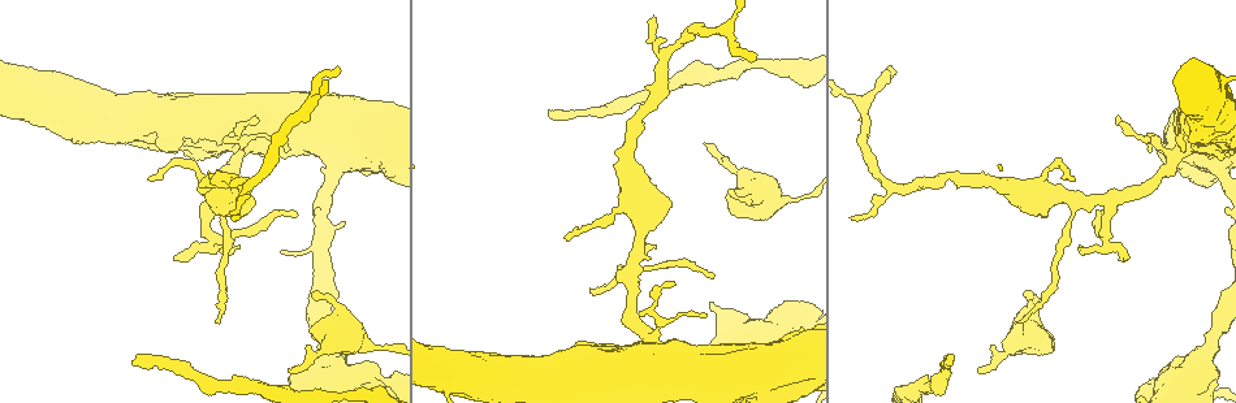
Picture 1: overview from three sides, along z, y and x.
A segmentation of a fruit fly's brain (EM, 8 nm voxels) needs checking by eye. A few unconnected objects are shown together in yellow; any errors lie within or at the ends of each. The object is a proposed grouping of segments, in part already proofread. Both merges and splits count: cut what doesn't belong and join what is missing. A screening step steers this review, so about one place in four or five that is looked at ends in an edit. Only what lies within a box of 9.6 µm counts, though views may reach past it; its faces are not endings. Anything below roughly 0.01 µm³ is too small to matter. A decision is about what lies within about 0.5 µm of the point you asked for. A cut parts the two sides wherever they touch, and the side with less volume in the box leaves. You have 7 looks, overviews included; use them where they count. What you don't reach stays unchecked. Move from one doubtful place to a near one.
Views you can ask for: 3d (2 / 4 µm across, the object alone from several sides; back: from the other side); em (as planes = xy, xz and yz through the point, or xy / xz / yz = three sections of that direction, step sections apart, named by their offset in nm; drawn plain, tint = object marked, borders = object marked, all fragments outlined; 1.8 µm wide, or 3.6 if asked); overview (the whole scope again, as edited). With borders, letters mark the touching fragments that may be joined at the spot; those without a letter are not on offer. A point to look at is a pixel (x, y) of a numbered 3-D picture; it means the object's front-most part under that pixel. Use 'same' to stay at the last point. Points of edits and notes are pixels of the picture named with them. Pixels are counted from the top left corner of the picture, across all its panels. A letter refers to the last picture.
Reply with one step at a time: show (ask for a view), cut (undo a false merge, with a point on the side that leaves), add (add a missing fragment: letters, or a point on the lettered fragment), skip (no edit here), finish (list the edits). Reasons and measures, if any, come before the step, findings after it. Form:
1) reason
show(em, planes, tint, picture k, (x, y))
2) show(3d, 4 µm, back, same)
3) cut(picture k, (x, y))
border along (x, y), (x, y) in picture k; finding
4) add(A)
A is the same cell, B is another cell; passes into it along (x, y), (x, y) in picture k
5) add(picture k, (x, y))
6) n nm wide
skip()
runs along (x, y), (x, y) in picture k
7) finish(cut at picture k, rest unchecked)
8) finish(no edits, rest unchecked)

long arm stops here
show(3d, 4 µm, picture 1, (548, 111))

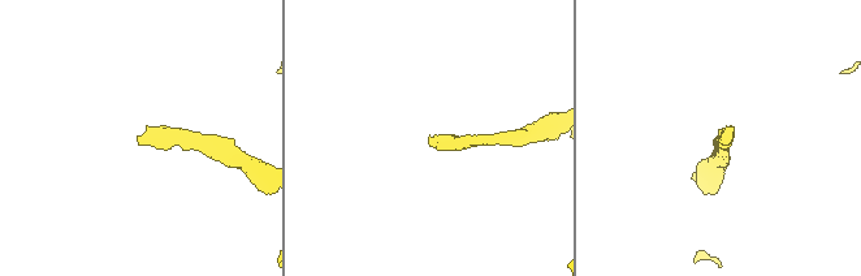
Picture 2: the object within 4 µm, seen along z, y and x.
now the EM
show(em, yz, step 4, borders, picture 2, (433, 138))

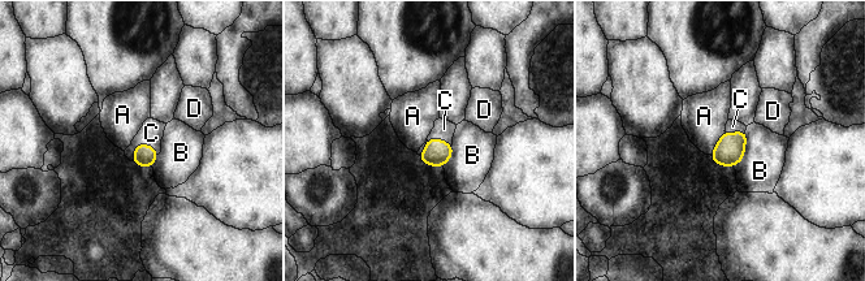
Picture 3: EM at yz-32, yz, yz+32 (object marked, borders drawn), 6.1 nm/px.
B touches over 240 nm
add(C)
C is the same cell, A, B and D are other cells; passes into it along (145, 155), (139, 145), (151, 133) in picture 3; it goes on there

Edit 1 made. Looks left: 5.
see it whole again
show(overview)

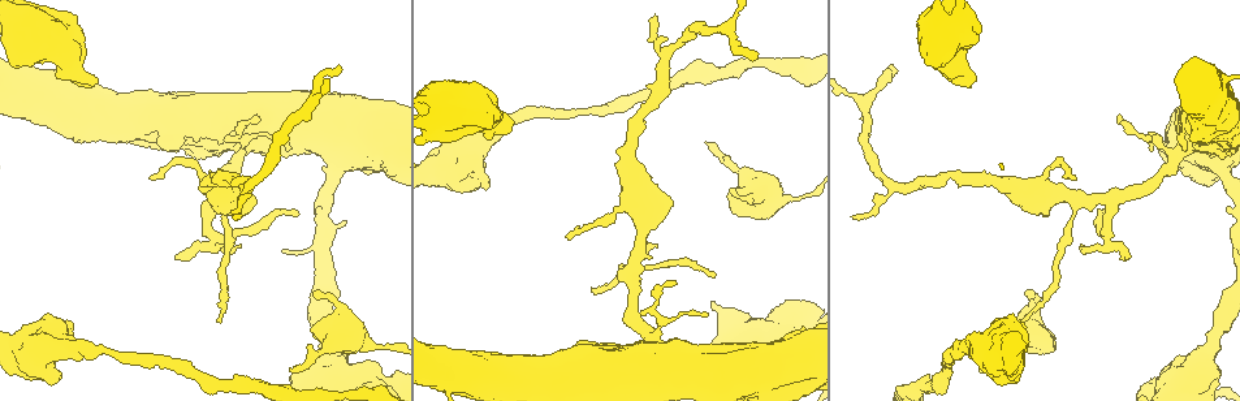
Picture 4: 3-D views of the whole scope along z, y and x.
free end
show(em, planes, tint, picture 4, (706, 142))

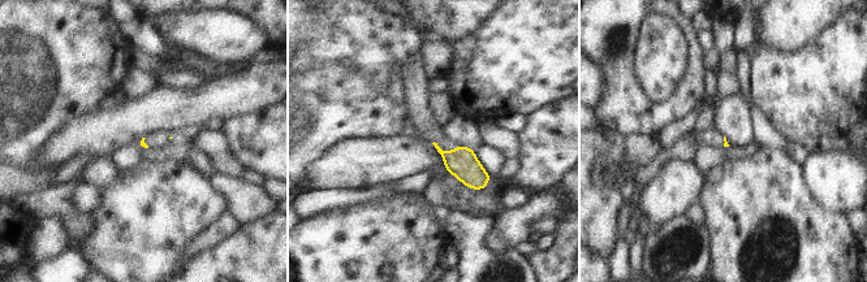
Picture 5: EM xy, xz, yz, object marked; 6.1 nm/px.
show(em, planes, borders, same)

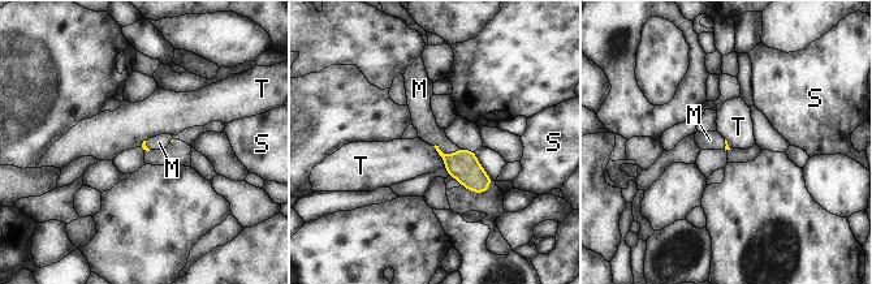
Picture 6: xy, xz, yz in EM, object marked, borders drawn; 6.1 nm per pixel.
add(M)
M is the same cell, S and T are other cells; passes into it along (463, 166), (445, 154), (423, 120) in picture 6; the neuron continues

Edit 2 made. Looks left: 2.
finish(add at picture 3, add at picture 6, rest unchecked)

